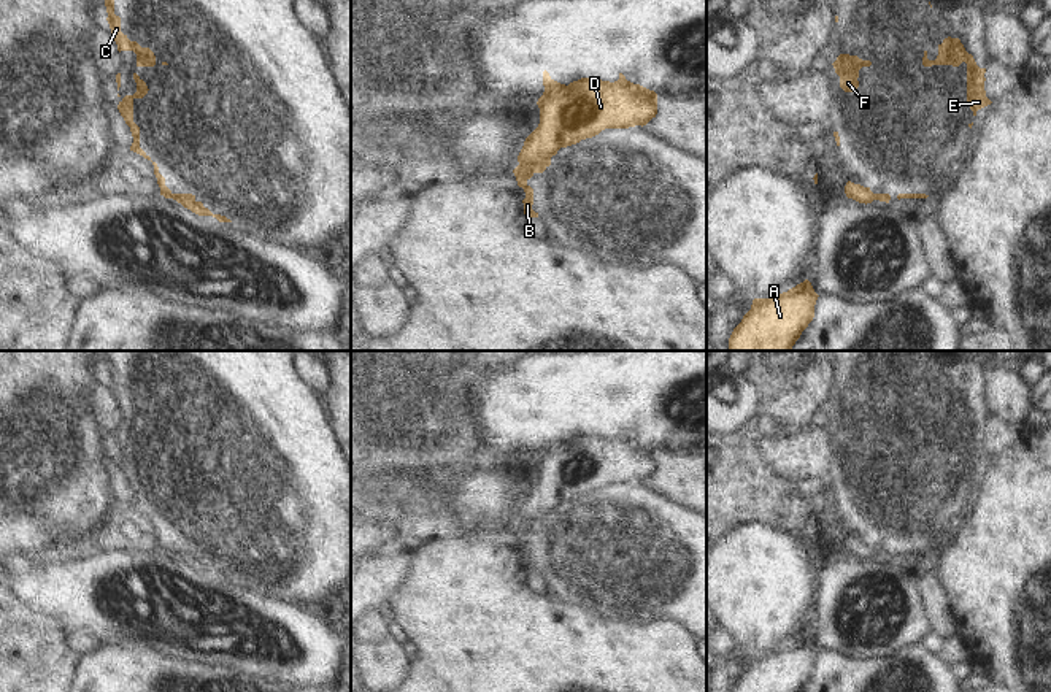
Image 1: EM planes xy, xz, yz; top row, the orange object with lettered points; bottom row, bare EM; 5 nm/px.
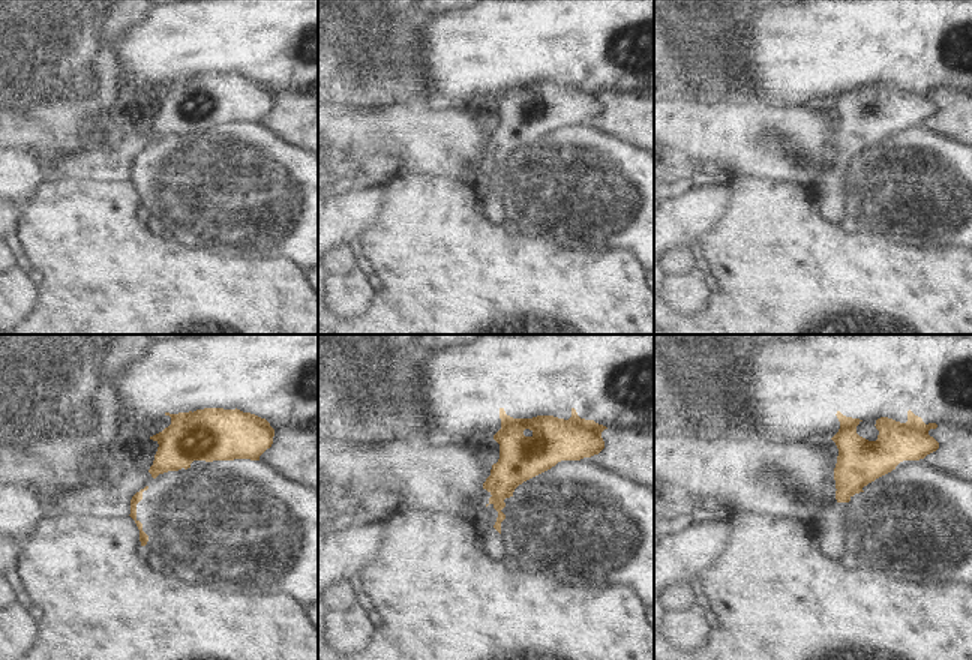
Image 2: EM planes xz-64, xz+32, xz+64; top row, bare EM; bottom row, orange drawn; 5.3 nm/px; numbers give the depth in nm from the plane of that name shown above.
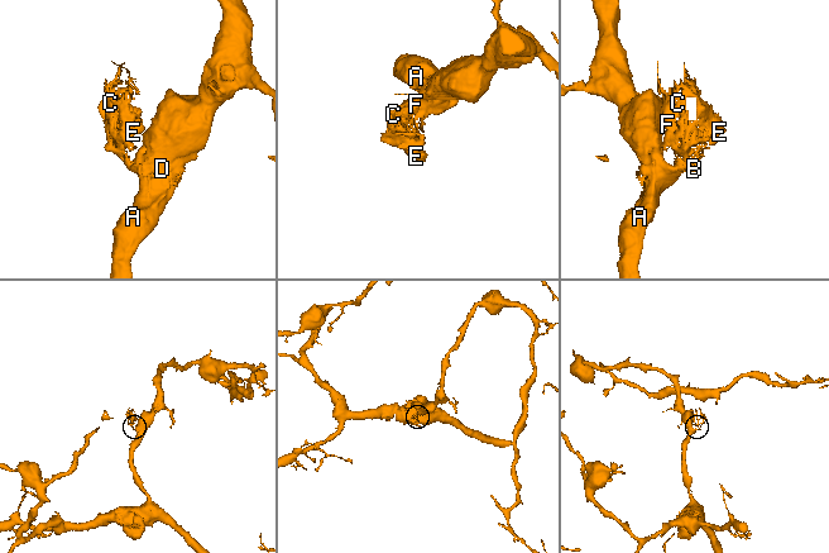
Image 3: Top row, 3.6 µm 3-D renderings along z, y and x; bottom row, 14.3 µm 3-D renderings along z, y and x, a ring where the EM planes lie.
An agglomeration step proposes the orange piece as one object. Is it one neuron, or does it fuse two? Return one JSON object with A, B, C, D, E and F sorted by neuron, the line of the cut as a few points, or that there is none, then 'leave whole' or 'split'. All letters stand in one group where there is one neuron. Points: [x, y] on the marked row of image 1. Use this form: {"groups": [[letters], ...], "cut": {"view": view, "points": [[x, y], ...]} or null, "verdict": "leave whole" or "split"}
{"groups": [["A", "D"], ["B", "C", "E", "F"]], "cut": {"view": "xz", "points": [[550, 157], [540, 162], [519, 164]]}, "verdict": "split"}

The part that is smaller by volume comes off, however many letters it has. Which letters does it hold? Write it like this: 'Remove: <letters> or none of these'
Remove: B, C, E, F

